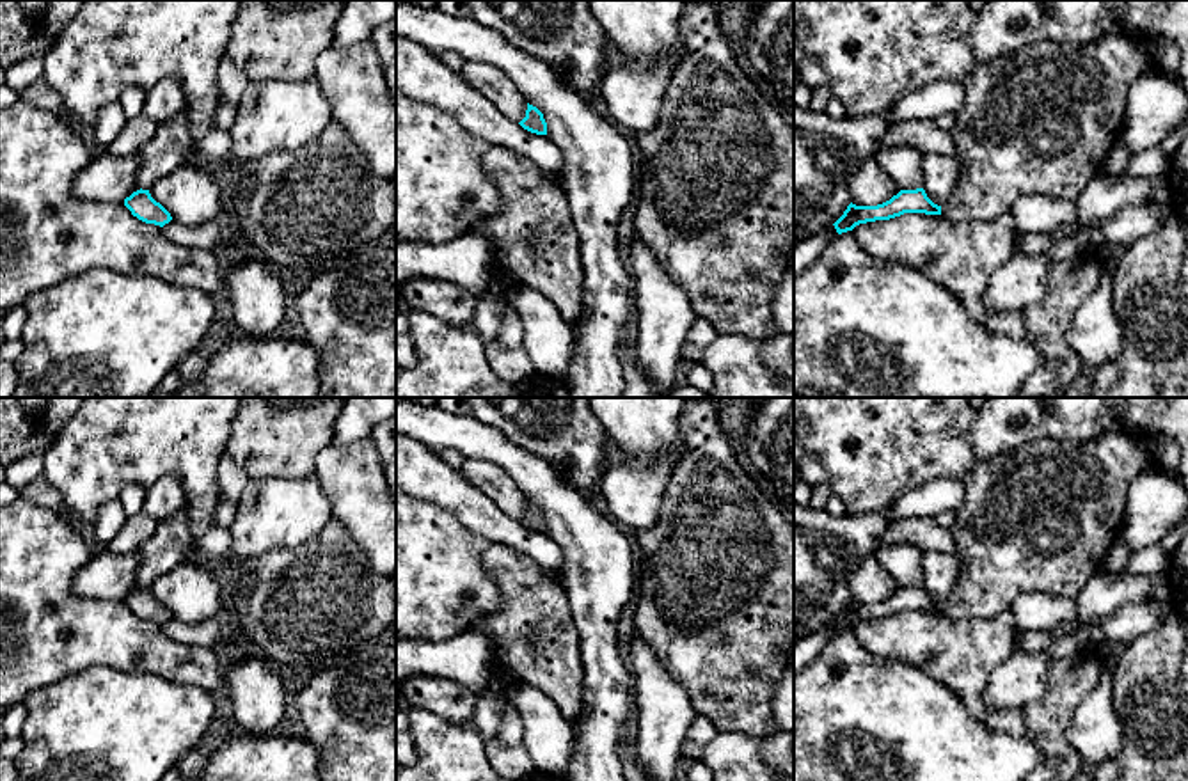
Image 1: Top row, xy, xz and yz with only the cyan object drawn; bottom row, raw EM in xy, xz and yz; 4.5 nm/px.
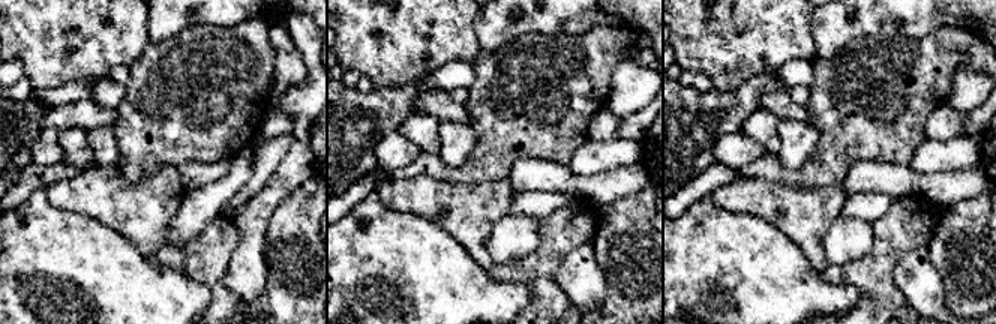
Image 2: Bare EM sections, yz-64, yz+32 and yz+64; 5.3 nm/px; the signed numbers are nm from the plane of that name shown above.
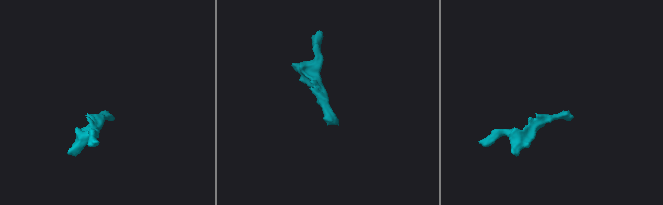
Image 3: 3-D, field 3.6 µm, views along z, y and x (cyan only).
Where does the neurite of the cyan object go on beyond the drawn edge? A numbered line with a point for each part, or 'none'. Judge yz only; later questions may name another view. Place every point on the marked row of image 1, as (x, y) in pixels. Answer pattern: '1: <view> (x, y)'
1: yz (1039, 121)

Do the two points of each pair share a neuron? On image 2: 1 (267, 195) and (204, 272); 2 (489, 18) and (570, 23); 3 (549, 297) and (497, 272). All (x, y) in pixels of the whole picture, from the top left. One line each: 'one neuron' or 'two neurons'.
1: two neurons
2: one neuron
3: one neuron

